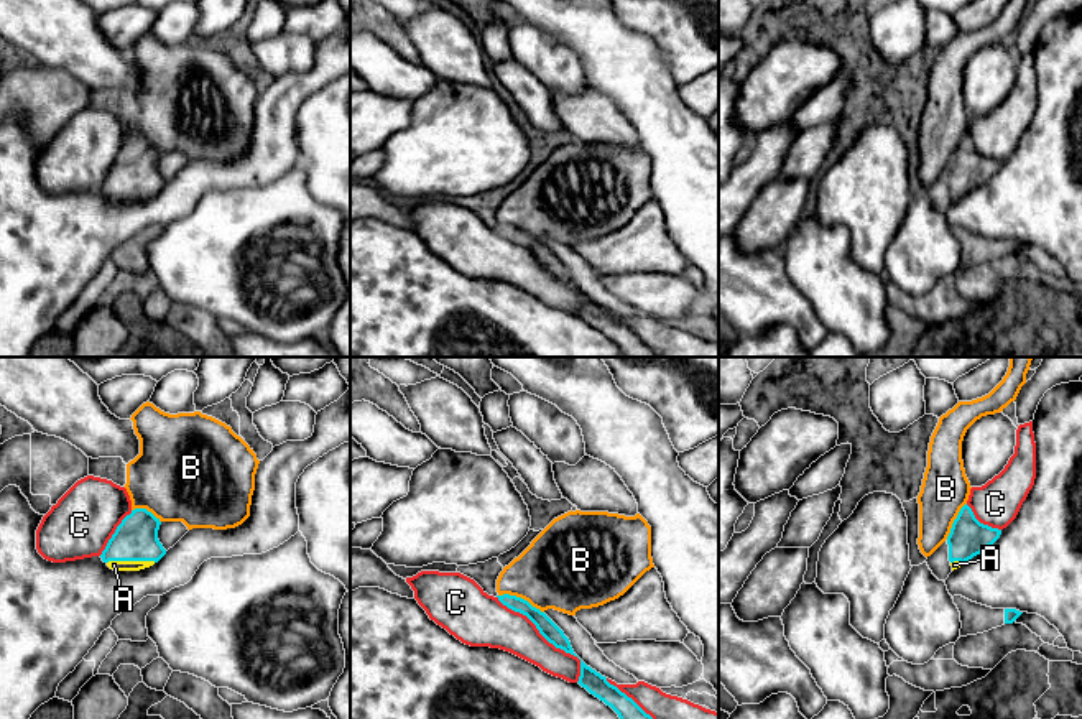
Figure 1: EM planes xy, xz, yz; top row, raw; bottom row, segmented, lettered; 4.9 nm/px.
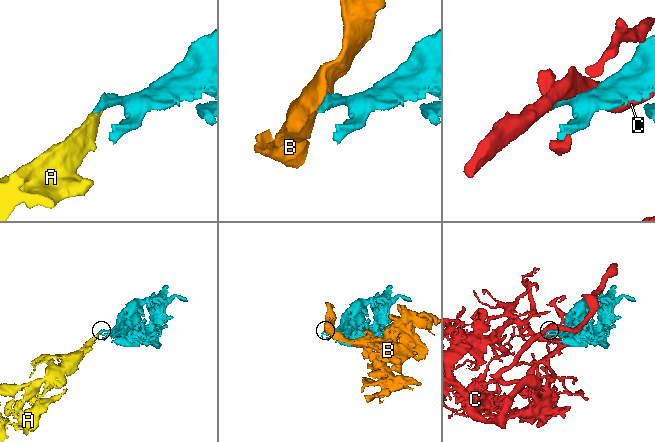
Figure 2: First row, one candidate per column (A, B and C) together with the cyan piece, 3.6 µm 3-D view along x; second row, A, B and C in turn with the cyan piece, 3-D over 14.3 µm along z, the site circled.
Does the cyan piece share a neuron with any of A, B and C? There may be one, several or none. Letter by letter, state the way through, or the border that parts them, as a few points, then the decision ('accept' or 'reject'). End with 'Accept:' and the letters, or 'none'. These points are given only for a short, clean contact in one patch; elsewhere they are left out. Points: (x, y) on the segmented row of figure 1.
A: across xy (135, 538), (130, 560), (119, 560), (114, 565) | accept
B: along xz (499, 594), (520, 596), (543, 612) | reject
C: reject
Accept: A

